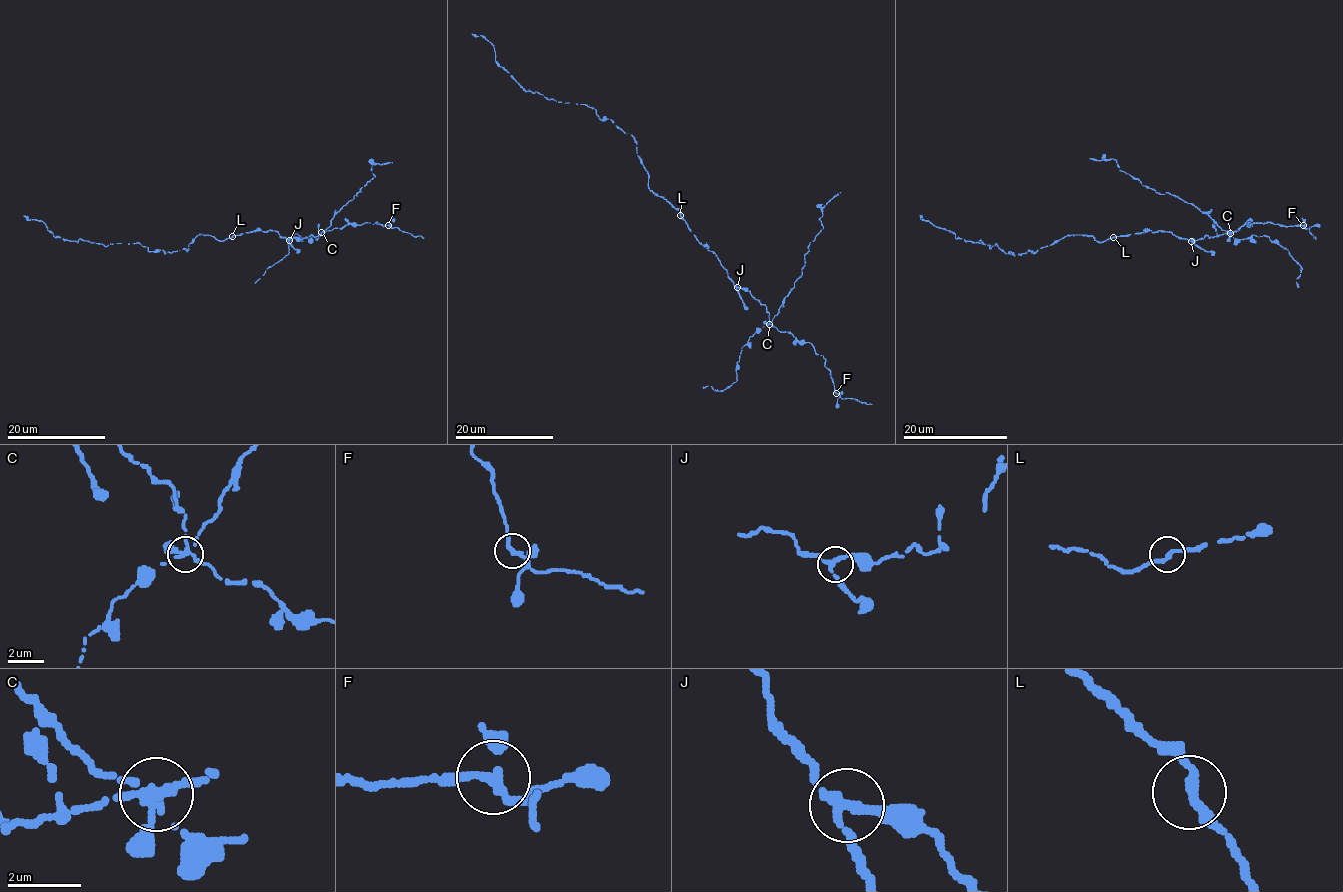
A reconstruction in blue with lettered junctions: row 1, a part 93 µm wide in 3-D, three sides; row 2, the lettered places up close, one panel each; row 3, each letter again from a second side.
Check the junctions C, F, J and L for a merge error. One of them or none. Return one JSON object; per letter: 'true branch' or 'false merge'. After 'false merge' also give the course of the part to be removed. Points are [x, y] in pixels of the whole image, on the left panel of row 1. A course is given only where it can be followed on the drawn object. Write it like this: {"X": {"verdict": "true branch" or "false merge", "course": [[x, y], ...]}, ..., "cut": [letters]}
{"C": {"verdict": "false merge", "course": [[321, 232], [330, 225], [334, 215], [375, 176], [372, 171], [373, 163], [393, 162]]}, "F": {"verdict": "true branch"}, "J": {"verdict": "true branch"}, "L": {"verdict": "true branch"}, "cut": ["C"]}

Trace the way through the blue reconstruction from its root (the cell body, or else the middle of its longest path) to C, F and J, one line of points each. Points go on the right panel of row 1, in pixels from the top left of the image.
C: (1113, 237), (1163, 230), (1195, 241), (1206, 236), (1209, 238), (1230, 233)
F: (1113, 237), (1163, 230), (1195, 241), (1206, 236), (1209, 238), (1237, 232), (1254, 222), (1303, 225)
J: (1113, 237), (1163, 230), (1191, 241)

